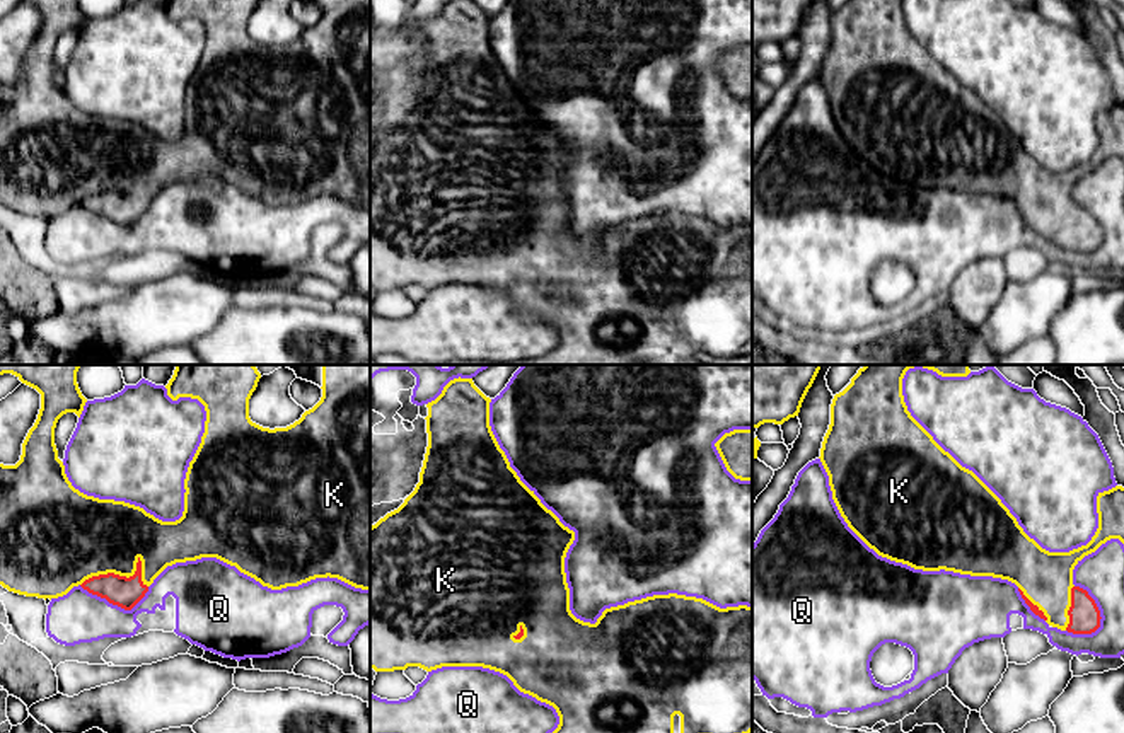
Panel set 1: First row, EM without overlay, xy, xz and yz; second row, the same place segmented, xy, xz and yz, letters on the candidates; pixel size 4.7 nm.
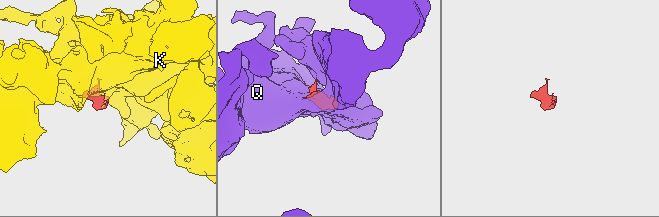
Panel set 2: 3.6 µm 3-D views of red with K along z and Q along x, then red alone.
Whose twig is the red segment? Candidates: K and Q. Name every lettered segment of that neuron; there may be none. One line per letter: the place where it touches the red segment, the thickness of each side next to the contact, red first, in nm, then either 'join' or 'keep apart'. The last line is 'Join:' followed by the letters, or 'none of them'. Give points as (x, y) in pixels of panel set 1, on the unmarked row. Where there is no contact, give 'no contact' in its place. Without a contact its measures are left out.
K: meets red in xy at (125, 195); 140 nm thick on the red side, 360 nm on the other; join
Q: meets red in yz at (1097, 225); 140 nm thick on the red side, 220 nm on the other; keep apart
Join: K

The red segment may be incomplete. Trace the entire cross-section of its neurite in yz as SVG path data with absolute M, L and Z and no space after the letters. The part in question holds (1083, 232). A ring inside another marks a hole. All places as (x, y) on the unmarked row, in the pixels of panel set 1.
M849 0L836 12L819 77L841 135L878 174L923 189L1008 198L1049 244L1073 252L1092 252L1100 245L1100 228L1086 208L1073 203L1073 188L1107 159L1124 162L1122 104L1098 111L1098 147L1086 164L1049 170L1023 150L972 89L962 85L911 34L902 0Z

